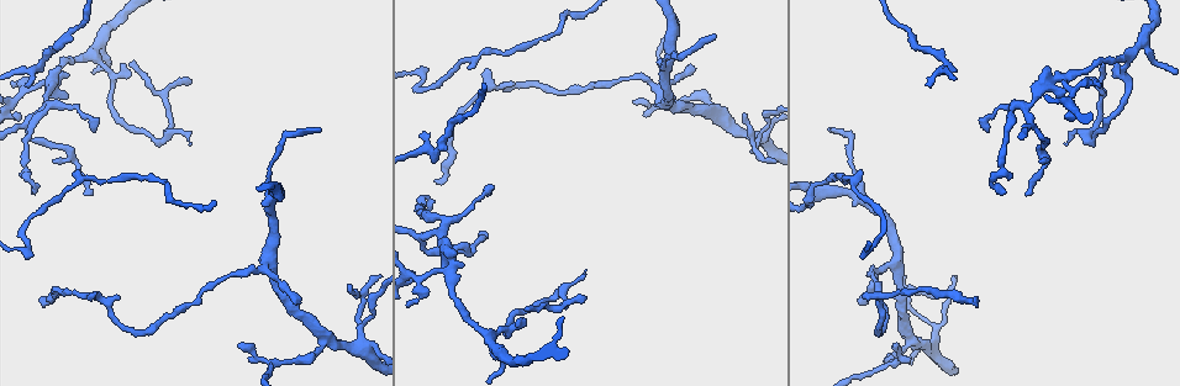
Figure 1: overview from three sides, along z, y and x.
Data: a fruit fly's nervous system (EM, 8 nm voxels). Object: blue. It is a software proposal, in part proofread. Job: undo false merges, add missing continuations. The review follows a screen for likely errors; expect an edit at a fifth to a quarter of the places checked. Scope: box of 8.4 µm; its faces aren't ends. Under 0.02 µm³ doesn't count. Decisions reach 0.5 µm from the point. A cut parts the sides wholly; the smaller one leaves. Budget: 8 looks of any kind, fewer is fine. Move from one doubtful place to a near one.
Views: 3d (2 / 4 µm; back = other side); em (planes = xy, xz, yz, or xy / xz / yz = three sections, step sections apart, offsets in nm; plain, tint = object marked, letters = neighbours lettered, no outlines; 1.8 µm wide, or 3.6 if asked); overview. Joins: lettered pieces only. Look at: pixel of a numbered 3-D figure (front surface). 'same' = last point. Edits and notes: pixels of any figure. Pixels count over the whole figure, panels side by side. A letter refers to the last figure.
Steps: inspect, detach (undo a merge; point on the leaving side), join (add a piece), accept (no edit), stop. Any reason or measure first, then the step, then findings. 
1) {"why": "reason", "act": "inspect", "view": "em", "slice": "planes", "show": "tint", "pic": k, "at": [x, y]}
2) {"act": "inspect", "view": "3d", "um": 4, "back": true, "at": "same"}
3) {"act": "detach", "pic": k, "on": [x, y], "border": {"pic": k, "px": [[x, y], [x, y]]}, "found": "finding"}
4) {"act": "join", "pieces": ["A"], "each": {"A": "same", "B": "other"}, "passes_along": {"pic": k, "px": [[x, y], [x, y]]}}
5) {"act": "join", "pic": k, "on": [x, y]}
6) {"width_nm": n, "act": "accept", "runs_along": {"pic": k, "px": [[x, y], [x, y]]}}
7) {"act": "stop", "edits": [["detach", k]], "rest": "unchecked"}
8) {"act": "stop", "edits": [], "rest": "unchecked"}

{"why": "a fork", "act": "inspect", "view": "em", "slice": "planes", "show": "letters", "pic": 1, "at": [490, 333]}

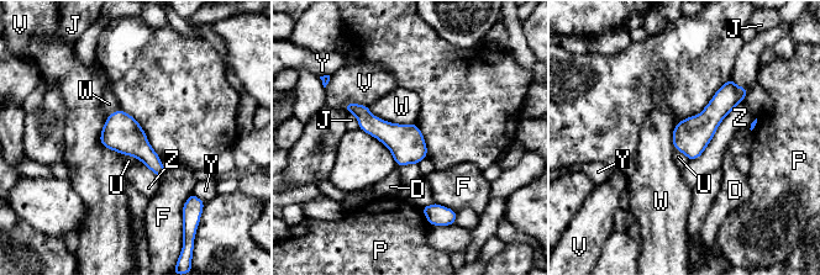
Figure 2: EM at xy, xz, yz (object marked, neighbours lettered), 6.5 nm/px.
{"act": "accept", "each": {"D": "other", "F": "other", "J": "other", "P": "other", "U": "other", "V": "other", "W": "other", "Y": "other", "Z": "other"}, "found": "all the same cell"}

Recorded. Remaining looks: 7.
{"why": "three arms meet", "act": "inspect", "view": "3d", "um": 4, "pic": 1, "at": [1065, 88]}

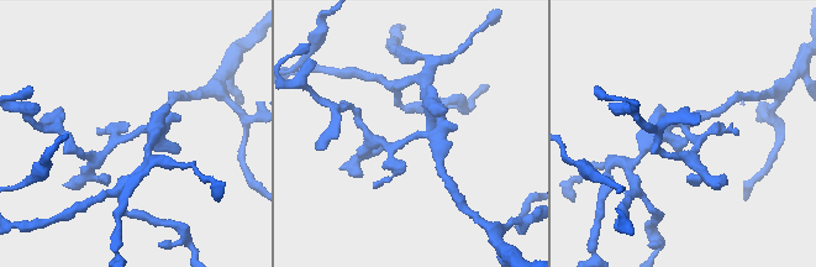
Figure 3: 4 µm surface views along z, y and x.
{"why": "need the tissue", "act": "inspect", "view": "em", "slice": "planes", "show": "letters", "pic": 3, "at": [138, 134]}

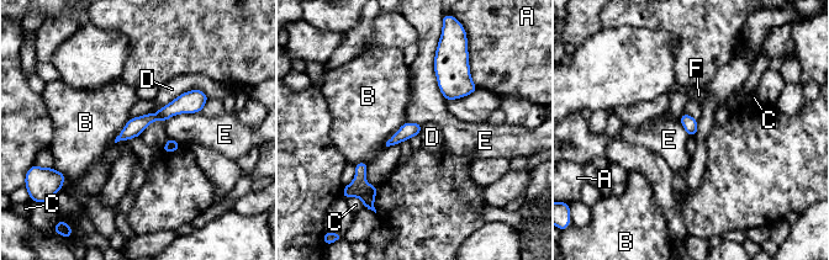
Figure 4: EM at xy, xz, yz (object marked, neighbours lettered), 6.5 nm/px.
{"act": "accept", "each": {"A": "other", "B": "other", "C": "other", "D": "other", "E": "other", "F": "other"}, "found": "one cell here"}

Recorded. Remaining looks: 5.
{"why": "tapers out", "act": "inspect", "view": "em", "slice": "planes", "show": "letters", "pic": 1, "at": [43, 302]}

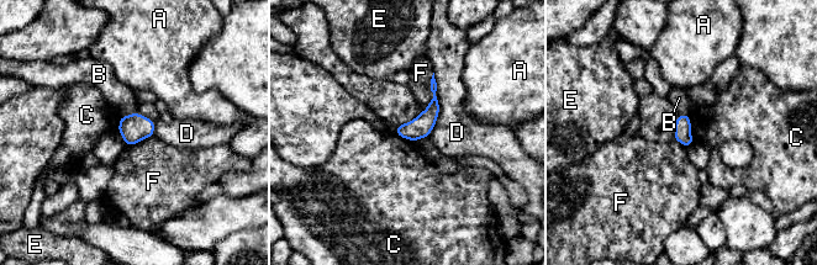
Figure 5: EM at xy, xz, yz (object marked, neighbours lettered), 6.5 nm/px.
{"act": "accept", "each": {"A": "other", "B": "other", "C": "other", "D": "other", "E": "other", "F": "other"}, "runs_along": {"pic": 5, "px": [[433, 85], [432, 111], [404, 134]]}, "found": "none of them fits"}

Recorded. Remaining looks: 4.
{"act": "stop", "edits": [], "rest": "unchecked"}

